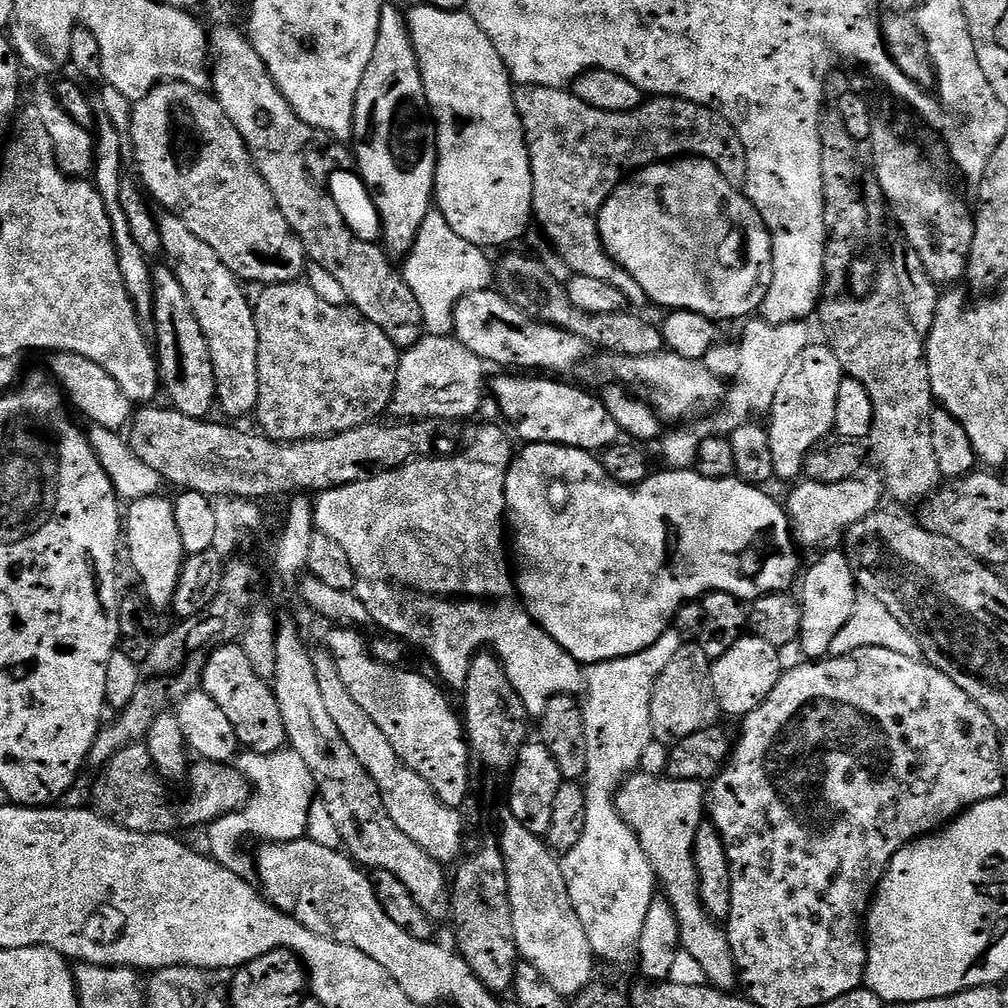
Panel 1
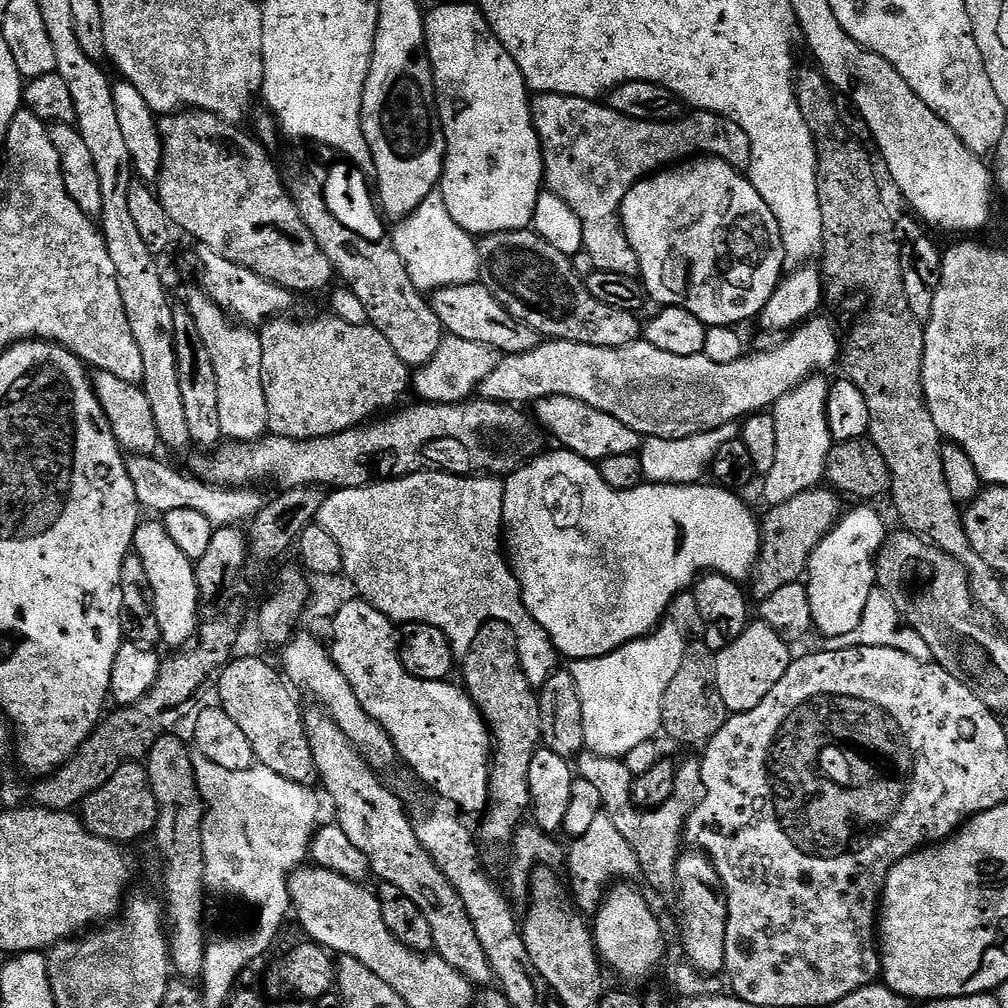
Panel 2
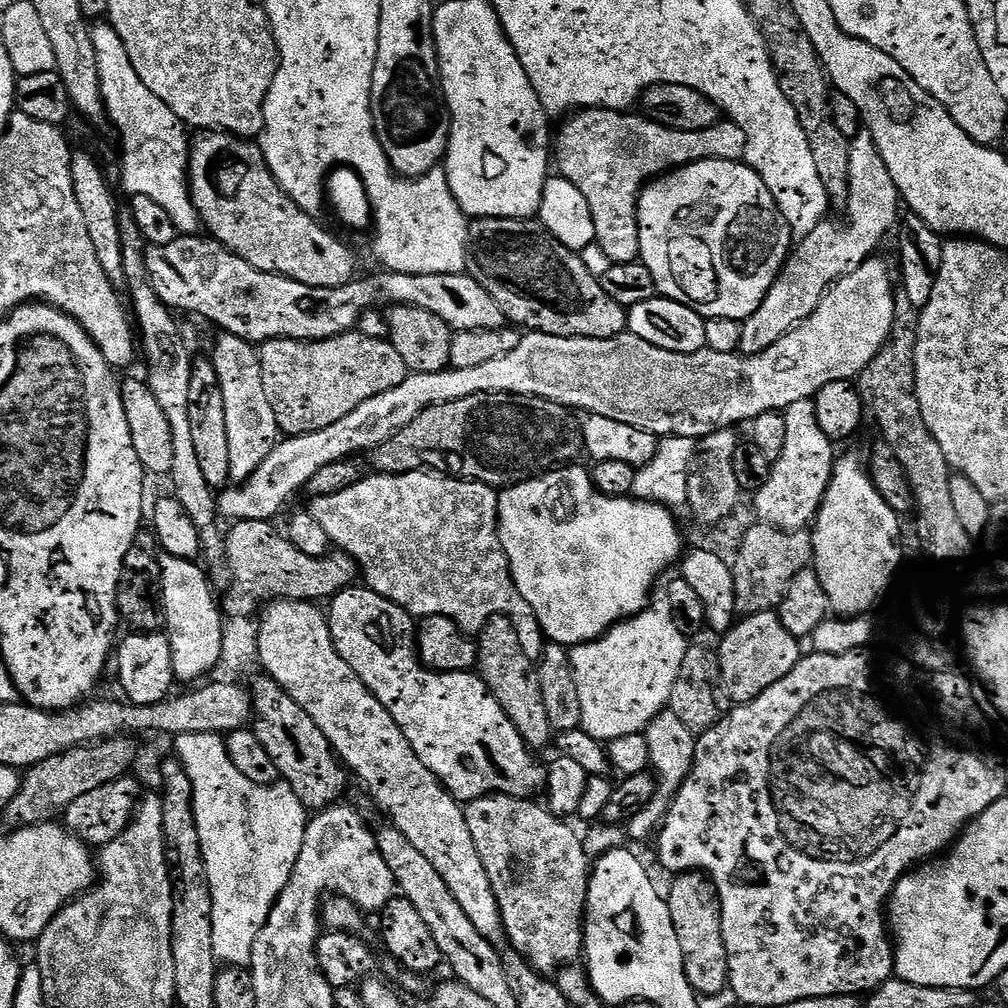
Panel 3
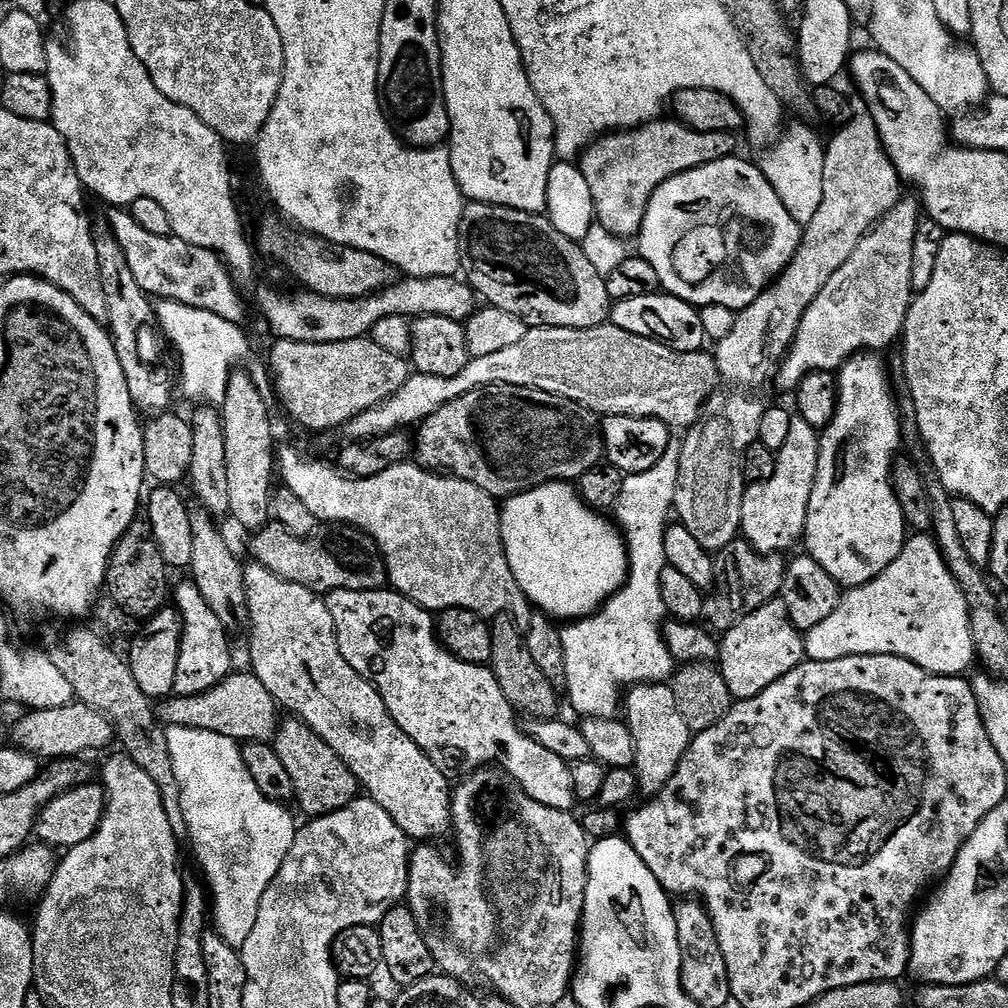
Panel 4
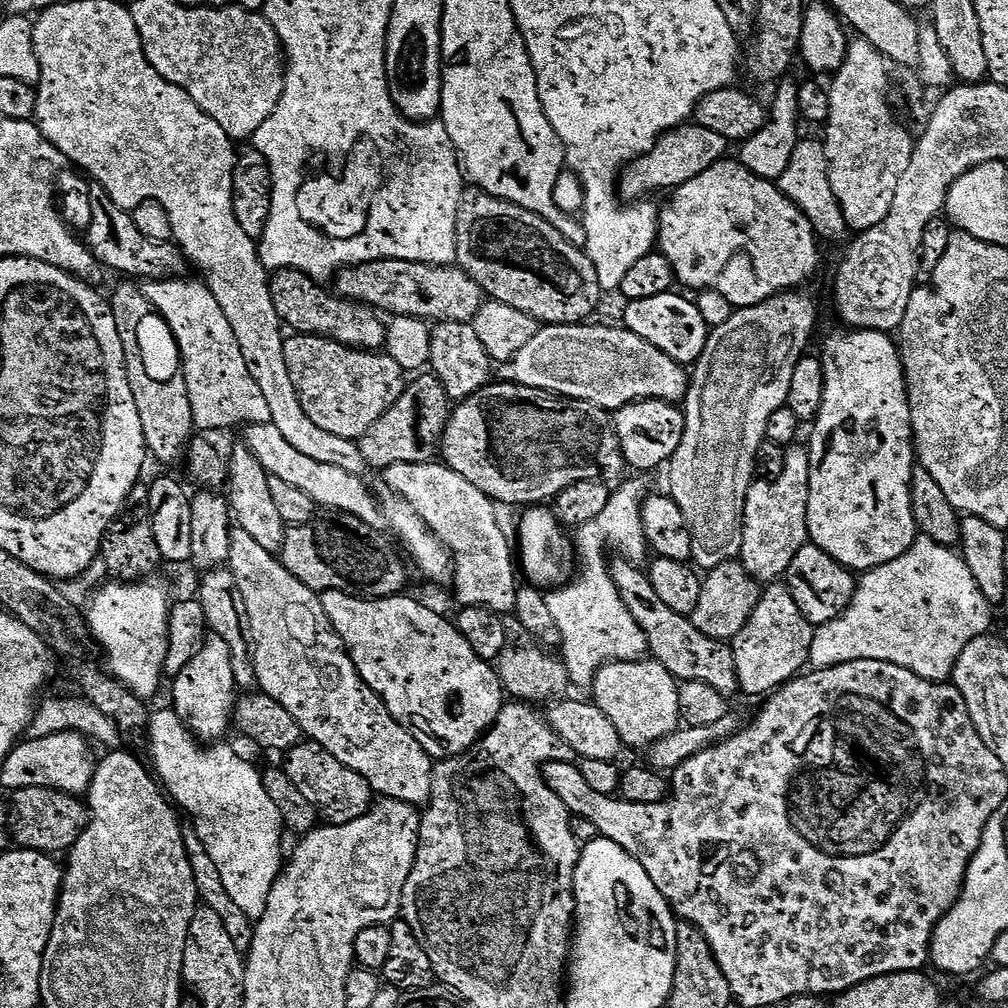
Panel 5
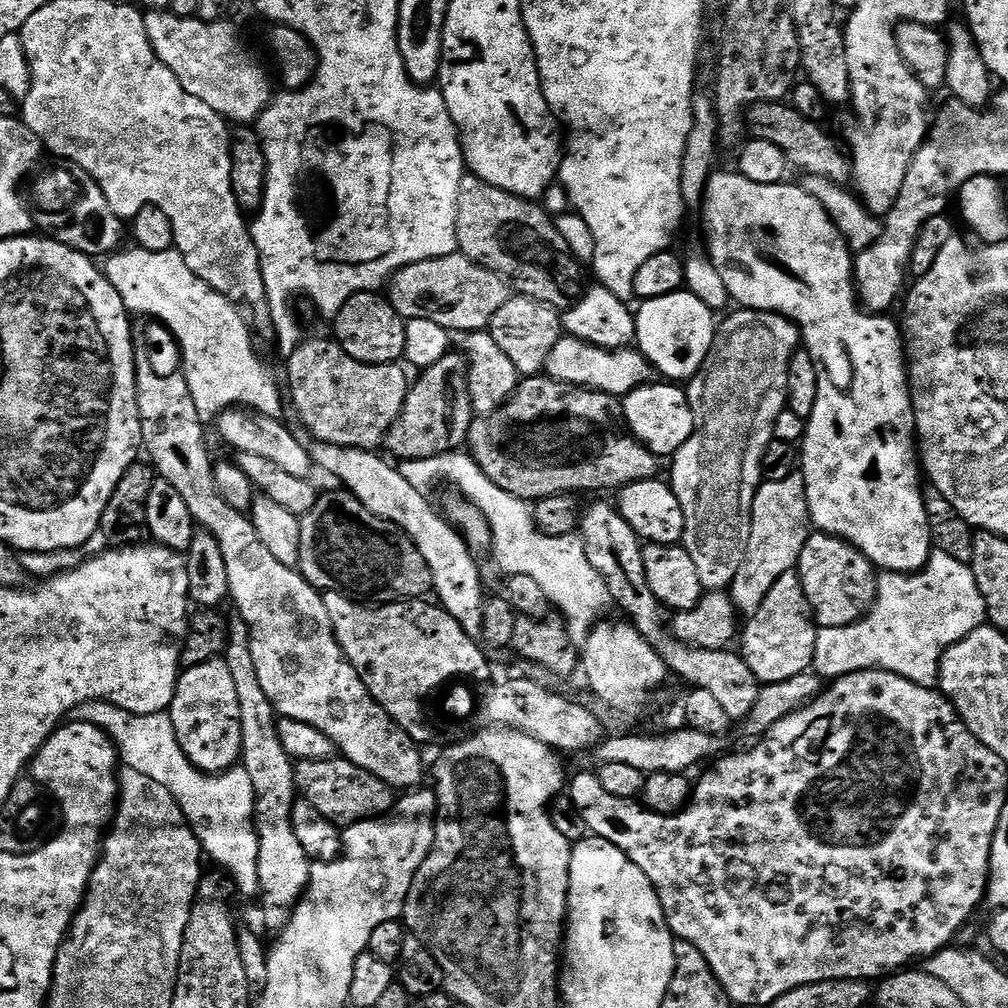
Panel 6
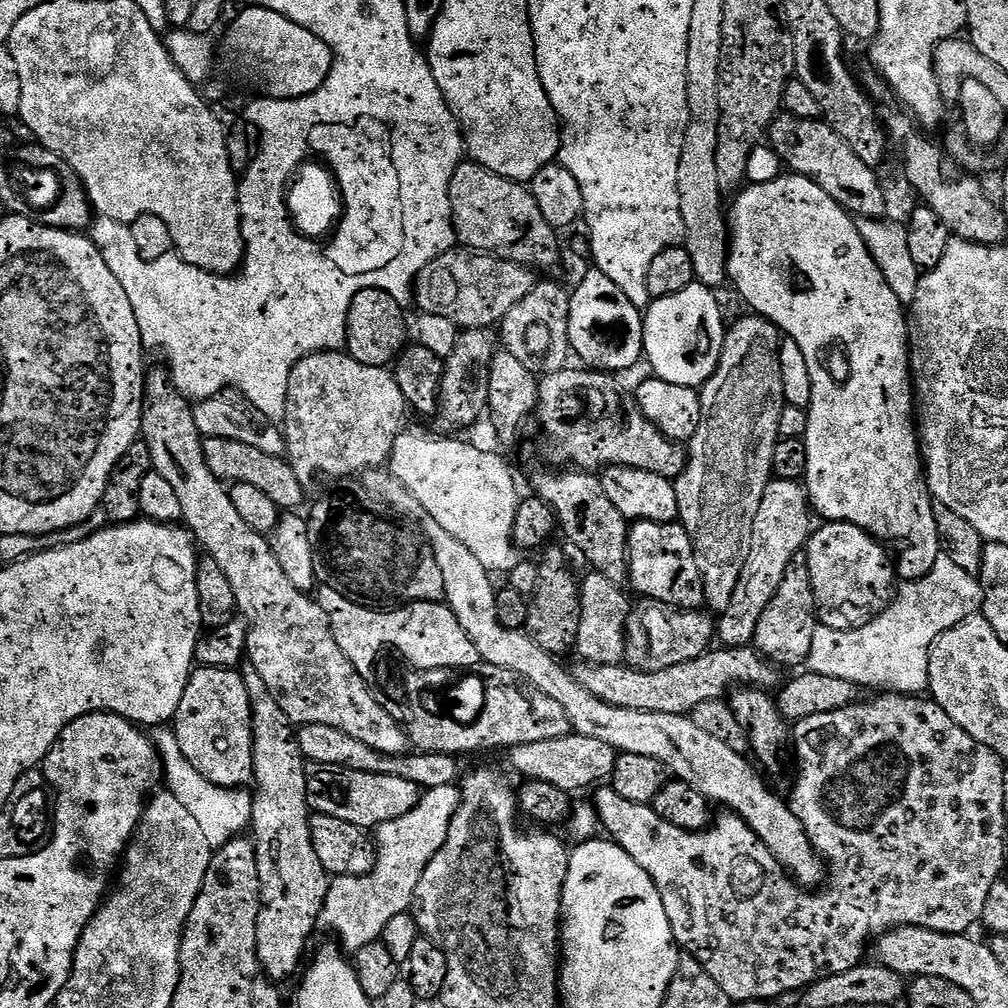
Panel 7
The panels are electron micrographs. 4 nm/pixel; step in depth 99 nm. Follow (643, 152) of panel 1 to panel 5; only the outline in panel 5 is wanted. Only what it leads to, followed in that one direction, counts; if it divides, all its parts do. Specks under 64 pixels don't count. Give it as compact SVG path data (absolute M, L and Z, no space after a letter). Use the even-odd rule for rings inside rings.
M685 122L664 133L646 154L624 165L618 176L618 195L621 201L636 202L647 197L644 196L647 192L660 192L663 188L674 190L725 159L729 155L728 148L730 142L722 138L722 134L714 134L714 130L706 130L706 126L695 122Z

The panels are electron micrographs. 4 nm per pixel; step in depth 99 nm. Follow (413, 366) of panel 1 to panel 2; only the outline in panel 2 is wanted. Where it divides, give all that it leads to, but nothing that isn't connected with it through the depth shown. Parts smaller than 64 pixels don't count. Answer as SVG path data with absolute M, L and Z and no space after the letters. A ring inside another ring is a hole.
M445 335L438 346L438 354L430 358L430 362L415 369L410 384L421 401L430 404L461 404L479 389L486 374L494 374L494 370L502 359L502 354L490 346L482 346L482 342L469 342L466 338Z

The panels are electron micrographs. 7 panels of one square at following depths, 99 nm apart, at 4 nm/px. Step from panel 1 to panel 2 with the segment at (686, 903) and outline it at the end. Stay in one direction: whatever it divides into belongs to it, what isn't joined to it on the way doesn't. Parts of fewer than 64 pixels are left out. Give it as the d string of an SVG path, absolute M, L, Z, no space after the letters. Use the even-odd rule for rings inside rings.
M583 751L578 757L578 772L581 777L594 786L598 786L598 794L602 794L604 803L603 811L618 826L618 834L630 842L630 850L638 858L640 867L640 876L656 892L661 892L669 898L676 895L676 867L680 861L682 845L685 843L684 827L688 821L688 815L691 814L696 804L700 801L704 791L702 786L702 770L700 769L699 759L693 758L685 764L681 763L676 769L676 781L674 790L666 802L662 802L657 808L643 809L637 808L636 803L632 801L632 782L633 775L629 768L618 768L618 760L615 756L599 756L590 751Z

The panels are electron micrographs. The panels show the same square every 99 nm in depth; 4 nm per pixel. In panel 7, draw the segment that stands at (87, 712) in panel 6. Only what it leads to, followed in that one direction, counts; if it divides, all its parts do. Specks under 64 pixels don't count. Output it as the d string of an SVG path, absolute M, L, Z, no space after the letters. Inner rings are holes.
M157 727L151 733L151 737L160 756L163 779L165 781L168 779L167 791L172 792L174 798L178 798L182 806L186 806L186 810L190 810L190 815L198 821L206 842L210 842L210 846L215 850L226 842L237 839L243 833L240 831L243 828L245 831L252 822L251 791L244 788L223 788L214 786L214 782L206 782L206 778L202 778L202 774L198 774L198 770L194 770L194 766L186 762L176 741L175 731L171 727Z

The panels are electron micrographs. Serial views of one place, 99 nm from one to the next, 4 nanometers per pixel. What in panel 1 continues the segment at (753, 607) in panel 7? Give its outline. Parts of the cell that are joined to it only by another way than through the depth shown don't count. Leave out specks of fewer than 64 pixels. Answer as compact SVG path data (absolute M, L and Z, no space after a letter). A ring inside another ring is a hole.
M820 344L801 347L798 358L790 362L790 370L786 370L782 377L778 394L774 394L770 409L772 421L767 421L766 427L770 438L770 454L774 454L777 481L799 481L812 447L819 440L829 439L836 426L834 406L838 406L838 386L842 386L846 377L831 348Z

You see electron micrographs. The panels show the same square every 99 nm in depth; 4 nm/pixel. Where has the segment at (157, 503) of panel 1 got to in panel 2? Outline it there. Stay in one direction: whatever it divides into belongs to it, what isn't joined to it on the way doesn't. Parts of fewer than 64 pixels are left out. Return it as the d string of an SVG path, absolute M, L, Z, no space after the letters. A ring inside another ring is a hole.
M159 519L149 520L152 520L149 524L147 521L137 528L132 546L135 556L142 558L142 566L146 566L146 578L150 578L150 590L154 590L154 614L158 618L160 639L165 645L169 644L169 649L179 650L192 643L202 623L196 565L190 558L186 558L186 554L182 554L182 550L178 550L178 545L170 538L170 534L166 534L166 526Z

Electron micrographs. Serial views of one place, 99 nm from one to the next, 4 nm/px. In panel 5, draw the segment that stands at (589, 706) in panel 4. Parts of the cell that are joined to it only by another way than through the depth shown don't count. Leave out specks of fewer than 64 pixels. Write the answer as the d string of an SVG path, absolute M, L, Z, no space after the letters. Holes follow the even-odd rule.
M627 480L623 481L625 484L620 489L616 488L611 493L606 510L603 510L598 518L586 521L584 525L575 529L574 556L578 561L578 571L571 582L547 593L552 617L554 622L558 622L558 630L560 631L558 652L568 671L568 679L575 687L577 684L584 690L591 689L596 671L603 664L614 660L639 660L649 655L646 634L642 634L638 622L634 622L634 614L630 614L630 610L626 610L626 602L622 602L622 598L618 594L618 586L614 586L609 557L604 557L604 551L607 550L608 544L612 548L617 548L620 551L617 553L623 559L633 562L640 562L640 559L646 554L649 555L650 552L648 540L644 536L642 514L640 513L640 505L646 496L644 484L640 480Z

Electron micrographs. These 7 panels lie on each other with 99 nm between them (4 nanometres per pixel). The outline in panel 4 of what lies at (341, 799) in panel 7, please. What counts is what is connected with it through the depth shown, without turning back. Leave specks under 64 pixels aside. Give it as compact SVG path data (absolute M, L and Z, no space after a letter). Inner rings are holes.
M285 719L276 730L274 747L278 758L282 758L282 766L286 766L290 774L290 782L294 782L294 800L300 803L305 817L329 816L334 810L342 810L351 800L357 799L358 781L348 764L301 720Z

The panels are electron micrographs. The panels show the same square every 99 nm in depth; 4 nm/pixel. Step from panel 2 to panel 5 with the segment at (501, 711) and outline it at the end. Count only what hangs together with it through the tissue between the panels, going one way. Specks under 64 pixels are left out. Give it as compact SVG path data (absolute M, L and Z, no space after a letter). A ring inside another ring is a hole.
M515 614L505 615L504 625L508 635L508 644L500 655L498 671L505 693L513 701L527 702L532 706L539 706L538 704L551 706L557 704L559 700L569 699L570 681L563 659L559 655L553 654L543 644L539 644L526 630L526 626L522 626L522 622L518 622Z

